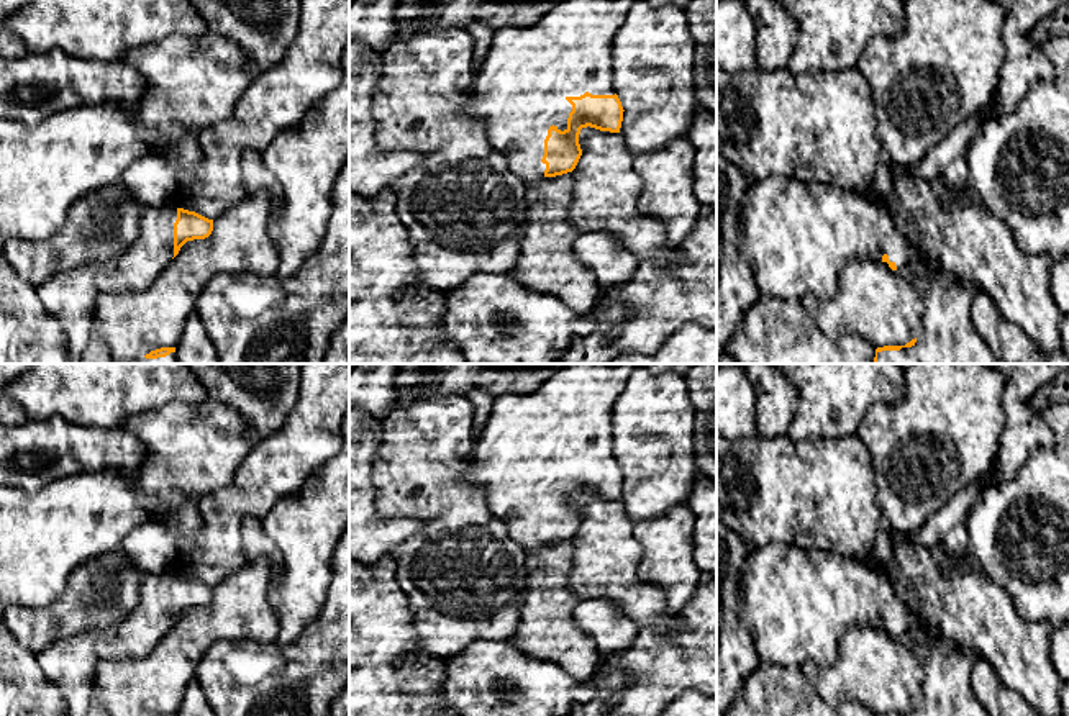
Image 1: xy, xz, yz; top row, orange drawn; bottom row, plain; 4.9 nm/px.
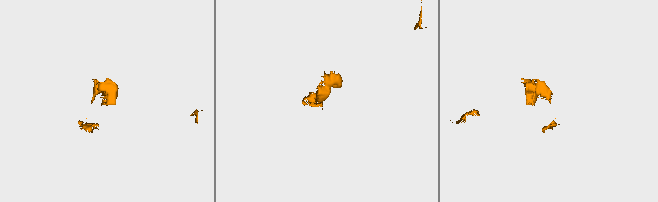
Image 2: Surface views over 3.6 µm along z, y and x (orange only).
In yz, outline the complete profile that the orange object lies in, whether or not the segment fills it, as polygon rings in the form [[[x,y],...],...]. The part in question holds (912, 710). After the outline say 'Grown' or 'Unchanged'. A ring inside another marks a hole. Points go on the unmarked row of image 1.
[[[771,542],[748,555],[741,573],[741,606],[748,621],[749,636],[759,654],[761,664],[802,667],[805,660],[821,668],[835,665],[843,637],[854,628],[880,628],[892,637],[910,646],[921,665],[921,696],[905,713],[884,713],[877,716],[990,716],[977,700],[971,685],[976,655],[943,637],[936,628],[913,614],[897,596],[887,575],[861,562],[825,551],[803,551],[797,546]]]. Grown

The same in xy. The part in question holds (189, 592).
[[[172,570],[144,573],[138,603],[123,621],[57,639],[43,649],[39,667],[62,690],[67,716],[87,716],[100,662],[146,657],[187,608],[205,606],[212,598],[213,587],[195,578]]]. Grown

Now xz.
[[[566,364],[564,367],[554,370],[554,374],[534,393],[525,397],[497,395],[494,400],[492,413],[471,449],[471,470],[462,482],[477,485],[484,490],[492,514],[505,524],[510,537],[515,539],[526,552],[534,551],[543,544],[556,544],[572,539],[582,523],[582,516],[579,511],[579,501],[582,495],[590,493],[600,498],[620,500],[625,477],[618,462],[615,460],[612,449],[612,411],[616,398],[625,390],[631,372],[635,369],[644,367],[653,374],[676,372],[679,375],[685,375],[694,365],[695,364]]]. Grown

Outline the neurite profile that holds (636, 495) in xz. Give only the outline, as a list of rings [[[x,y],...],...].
[[[635,369],[613,405],[612,429],[613,455],[625,477],[620,501],[630,518],[635,523],[657,518],[685,503],[697,474],[697,451],[694,405],[684,375]]]

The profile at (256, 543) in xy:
[[[254,516],[243,518],[241,523],[241,539],[243,549],[246,552],[246,559],[256,559],[266,555],[272,564],[272,580],[275,582],[282,572],[282,557],[275,547],[275,544],[267,537],[262,529],[262,519]]]

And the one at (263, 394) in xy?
[[[187,364],[207,398],[221,401],[244,419],[244,439],[256,446],[275,433],[298,401],[300,364]]]

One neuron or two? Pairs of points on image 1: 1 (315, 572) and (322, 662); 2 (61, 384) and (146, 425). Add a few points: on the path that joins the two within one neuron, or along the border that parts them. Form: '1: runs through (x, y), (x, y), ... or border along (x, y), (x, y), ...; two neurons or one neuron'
1: border along (332, 577), (327, 587), (325, 605), (294, 641); two neurons
2: border along (166, 403), (130, 416), (120, 425); two neurons

